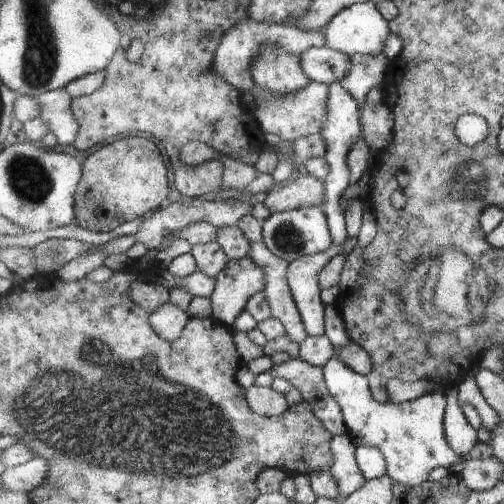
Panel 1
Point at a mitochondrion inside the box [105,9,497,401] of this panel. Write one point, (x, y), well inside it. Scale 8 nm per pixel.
(466, 182)

